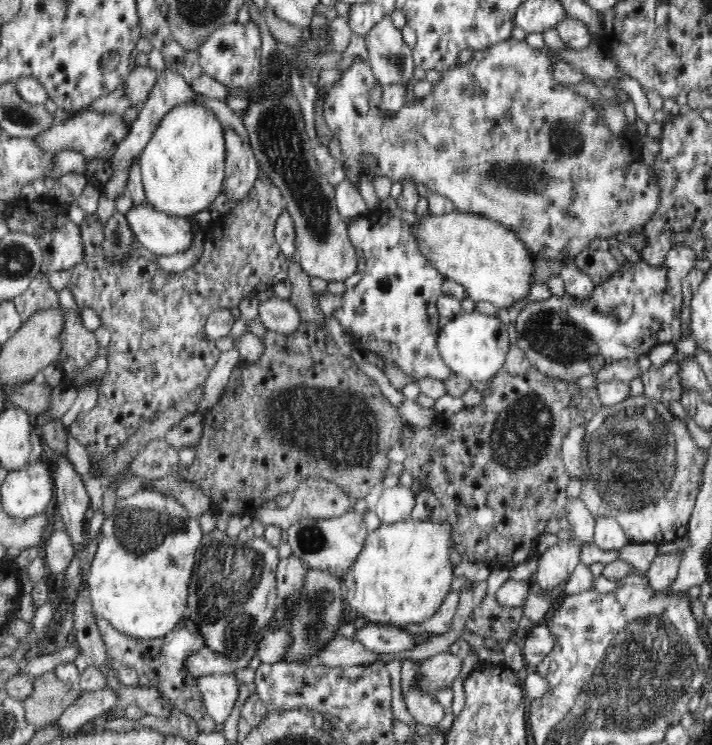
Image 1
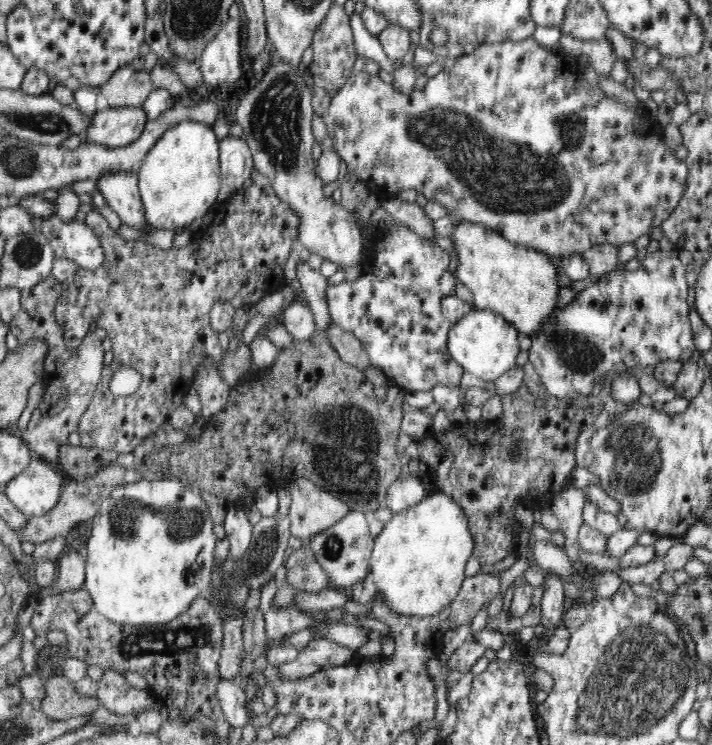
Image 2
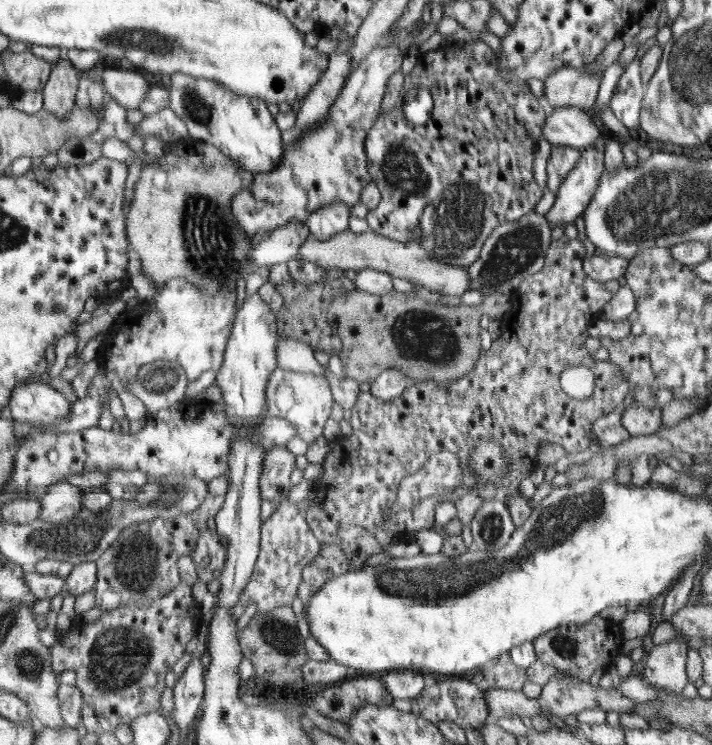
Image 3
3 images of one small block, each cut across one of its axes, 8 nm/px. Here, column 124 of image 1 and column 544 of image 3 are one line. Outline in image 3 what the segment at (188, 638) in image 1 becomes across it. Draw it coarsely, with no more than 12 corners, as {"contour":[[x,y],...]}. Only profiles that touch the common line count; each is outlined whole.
{"contour":[[596,615],[533,641],[537,660],[580,681],[624,652],[624,627]]}

